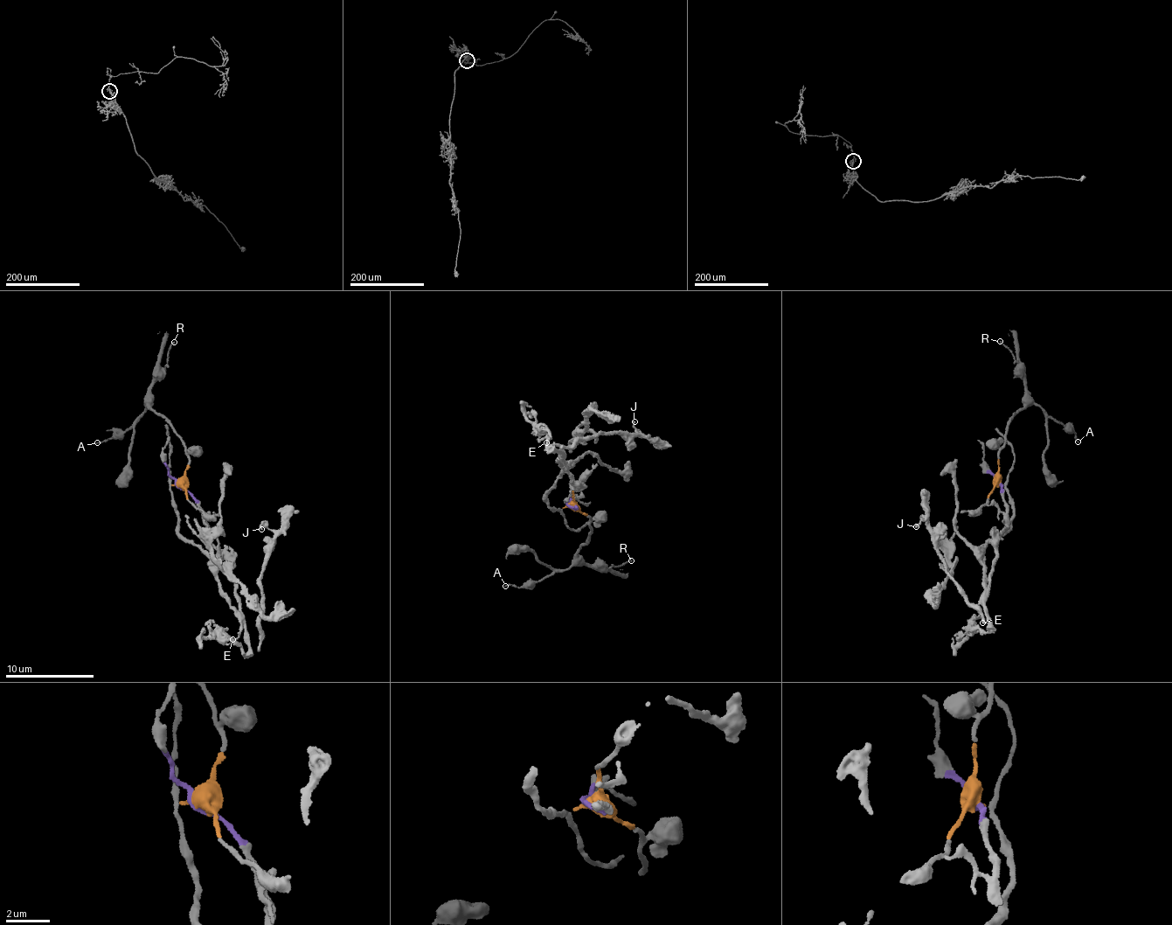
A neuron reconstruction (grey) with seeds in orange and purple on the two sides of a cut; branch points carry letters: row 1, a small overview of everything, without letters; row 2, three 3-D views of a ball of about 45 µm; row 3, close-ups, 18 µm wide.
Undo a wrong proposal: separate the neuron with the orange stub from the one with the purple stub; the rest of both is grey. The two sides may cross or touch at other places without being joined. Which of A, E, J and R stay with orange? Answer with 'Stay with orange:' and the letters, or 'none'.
Stay with orange: A, R

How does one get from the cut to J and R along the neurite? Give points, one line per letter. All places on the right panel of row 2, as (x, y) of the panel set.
J: (999, 484), (1006, 527), (994, 558), (986, 625), (945, 568), (937, 535), (928, 522), (915, 527)
R: (999, 484), (999, 448), (1009, 422), (1023, 406), (1024, 393), (1023, 379), (1017, 360), (1001, 340)

